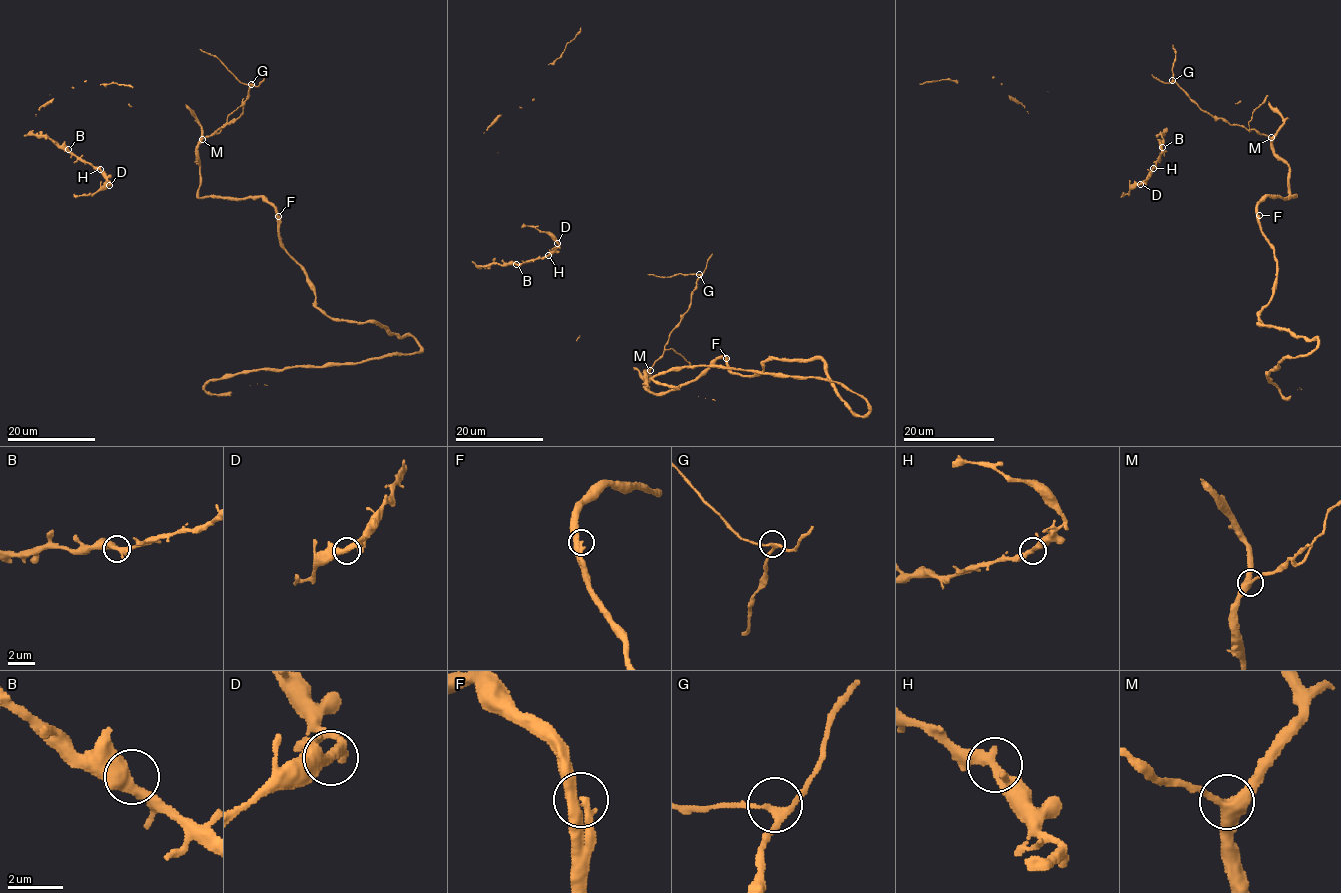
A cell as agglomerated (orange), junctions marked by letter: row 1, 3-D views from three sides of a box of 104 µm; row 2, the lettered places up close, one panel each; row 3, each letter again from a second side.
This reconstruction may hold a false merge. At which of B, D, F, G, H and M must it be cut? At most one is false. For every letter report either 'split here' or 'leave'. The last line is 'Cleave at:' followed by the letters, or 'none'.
B: leave
D: leave
F: leave
G: leave
H: leave
M: leave
Cleave at: none

